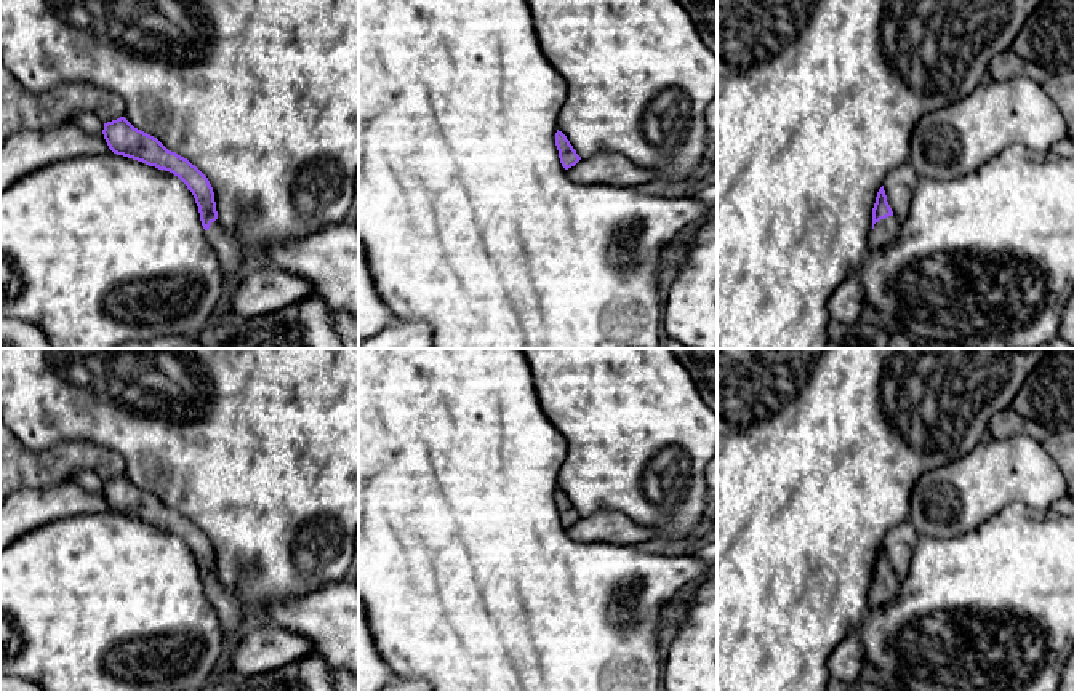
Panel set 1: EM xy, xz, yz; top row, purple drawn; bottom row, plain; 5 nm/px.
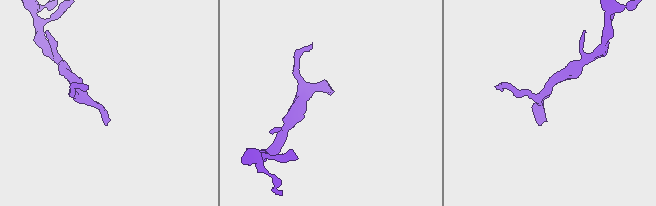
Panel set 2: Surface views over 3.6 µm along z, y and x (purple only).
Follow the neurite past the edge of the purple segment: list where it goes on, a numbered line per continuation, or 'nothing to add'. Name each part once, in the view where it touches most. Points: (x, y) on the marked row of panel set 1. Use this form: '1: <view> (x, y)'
1: yz (885, 231)

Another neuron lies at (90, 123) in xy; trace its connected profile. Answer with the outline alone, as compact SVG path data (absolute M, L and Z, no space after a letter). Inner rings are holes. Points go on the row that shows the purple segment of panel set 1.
M82 112L74 118L74 123L88 134L102 134L104 123L99 117L90 112Z

